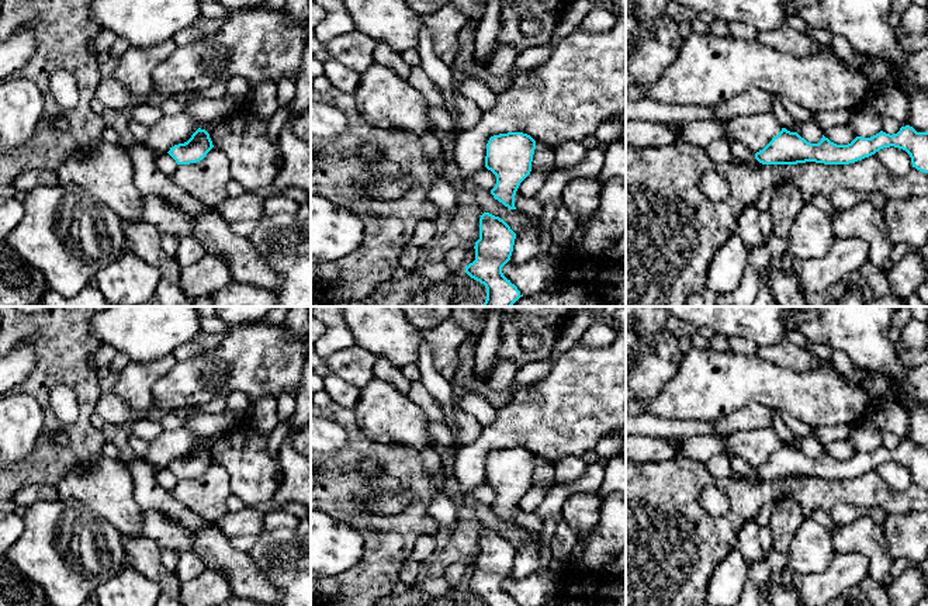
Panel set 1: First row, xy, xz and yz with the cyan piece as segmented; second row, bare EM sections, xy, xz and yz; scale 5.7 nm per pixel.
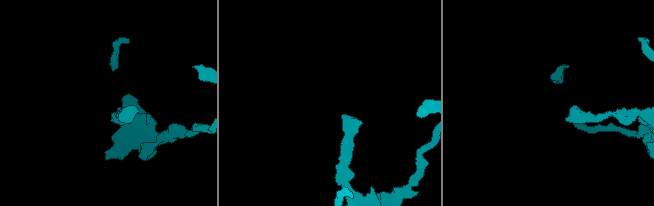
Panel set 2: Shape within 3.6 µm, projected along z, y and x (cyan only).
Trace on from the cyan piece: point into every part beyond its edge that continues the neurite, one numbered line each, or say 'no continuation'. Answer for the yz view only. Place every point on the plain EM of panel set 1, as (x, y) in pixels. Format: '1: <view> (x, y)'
1: yz (738, 467)

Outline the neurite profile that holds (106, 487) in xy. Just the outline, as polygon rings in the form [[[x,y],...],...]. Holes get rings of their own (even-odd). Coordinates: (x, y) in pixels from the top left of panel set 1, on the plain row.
[[[101,457],[67,472],[56,485],[59,499],[77,501],[107,520],[122,537],[143,534],[143,510],[134,498],[134,481],[122,460]]]

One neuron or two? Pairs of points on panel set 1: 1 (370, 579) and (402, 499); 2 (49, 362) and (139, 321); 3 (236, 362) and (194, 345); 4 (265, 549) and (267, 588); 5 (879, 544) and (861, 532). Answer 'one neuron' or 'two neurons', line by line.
1: two neurons
2: two neurons
3: two neurons
4: two neurons
5: one neuron

